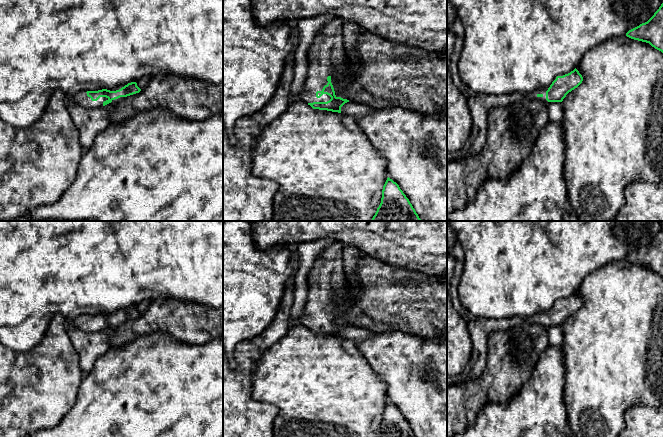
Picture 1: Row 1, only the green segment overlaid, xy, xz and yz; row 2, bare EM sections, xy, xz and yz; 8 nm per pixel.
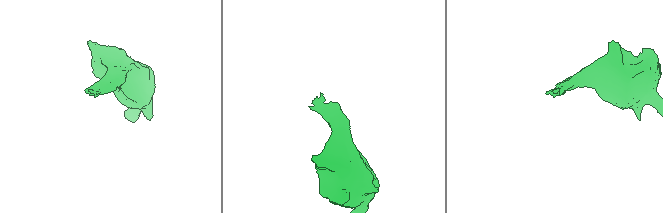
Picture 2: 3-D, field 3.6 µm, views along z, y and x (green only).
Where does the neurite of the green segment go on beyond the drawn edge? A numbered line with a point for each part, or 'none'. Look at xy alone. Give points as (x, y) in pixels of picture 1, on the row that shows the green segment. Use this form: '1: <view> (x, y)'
1: xy (84, 100)

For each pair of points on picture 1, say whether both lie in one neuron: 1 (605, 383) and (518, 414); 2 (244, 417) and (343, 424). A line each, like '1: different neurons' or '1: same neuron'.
1: different neurons
2: different neurons

